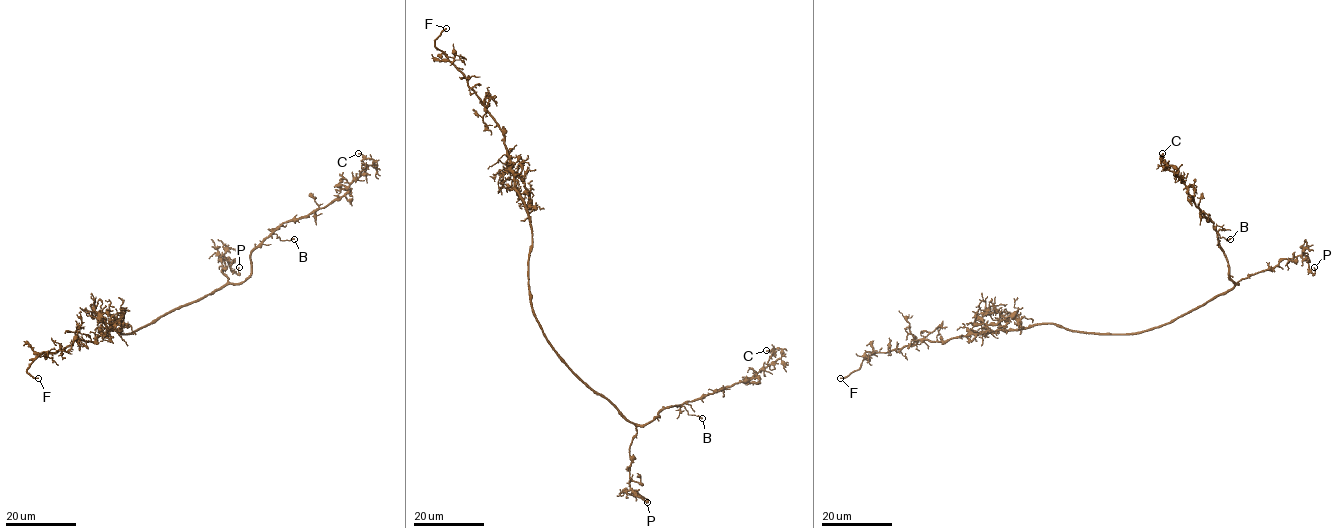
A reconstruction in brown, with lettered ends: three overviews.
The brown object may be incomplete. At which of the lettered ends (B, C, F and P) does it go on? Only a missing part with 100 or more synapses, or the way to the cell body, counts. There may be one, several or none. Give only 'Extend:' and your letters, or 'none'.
Extend: F

